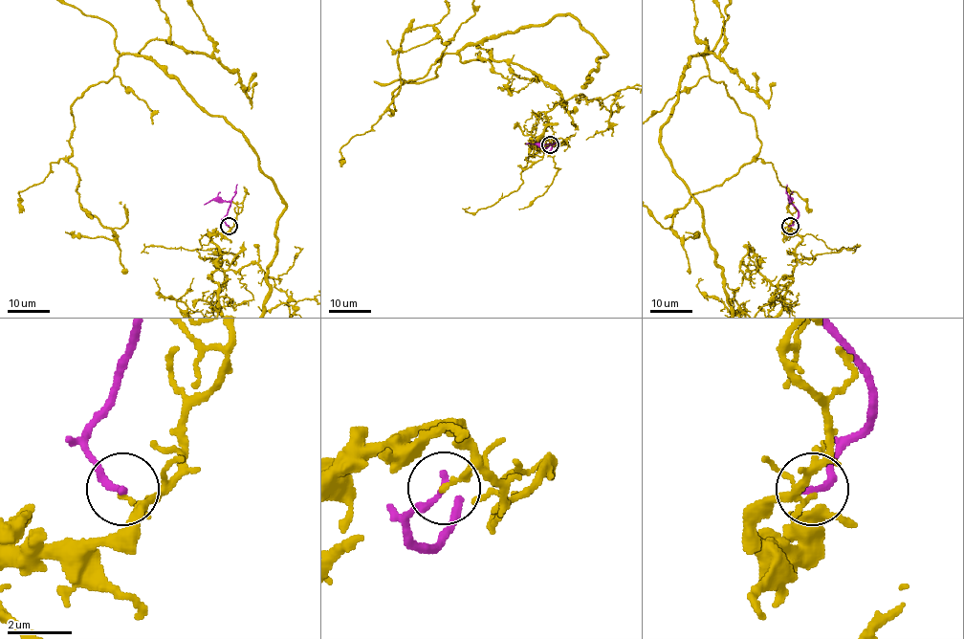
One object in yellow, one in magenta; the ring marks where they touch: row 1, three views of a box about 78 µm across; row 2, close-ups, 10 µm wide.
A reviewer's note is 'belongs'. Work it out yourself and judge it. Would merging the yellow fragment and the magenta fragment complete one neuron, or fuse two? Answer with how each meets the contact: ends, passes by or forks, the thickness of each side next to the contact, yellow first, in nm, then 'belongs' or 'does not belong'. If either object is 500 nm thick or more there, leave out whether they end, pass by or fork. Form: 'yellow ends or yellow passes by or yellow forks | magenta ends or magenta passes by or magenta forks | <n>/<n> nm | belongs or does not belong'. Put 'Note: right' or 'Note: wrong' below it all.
yellow ends | magenta ends | 170/240 nm | does not belong
Note: wrong

